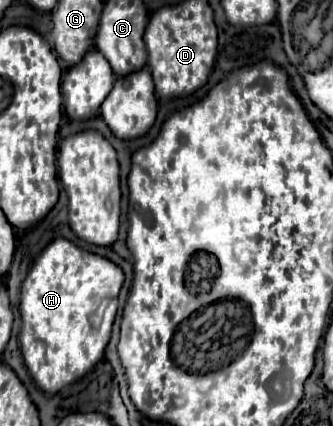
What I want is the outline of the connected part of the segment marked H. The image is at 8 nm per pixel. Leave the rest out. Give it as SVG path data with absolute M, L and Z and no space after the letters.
M63 238L51 242L35 260L21 288L19 308L23 324L19 344L31 378L45 394L57 394L103 360L115 316L109 316L107 310L99 330L95 330L89 324L89 314L97 310L103 298L117 300L123 280L125 276L117 264L85 252Z

